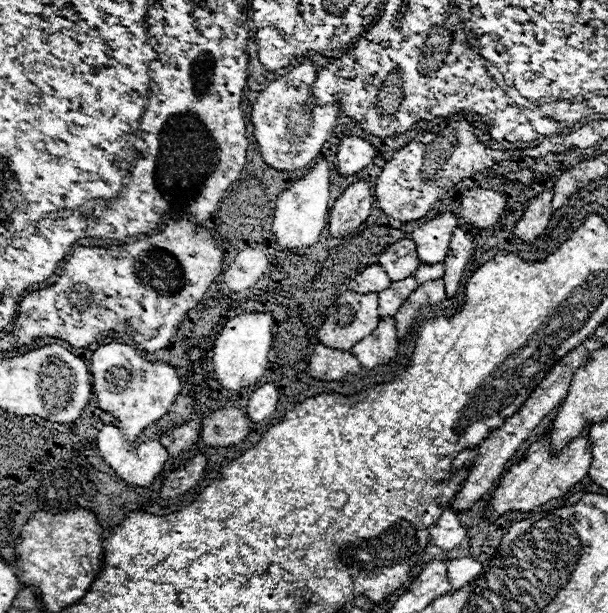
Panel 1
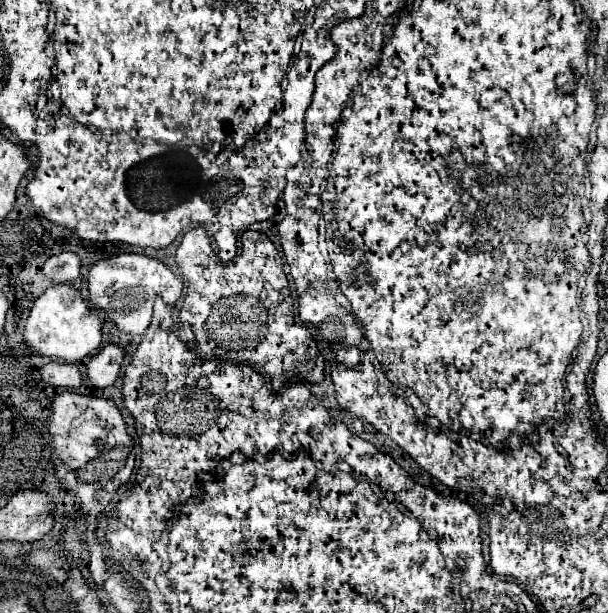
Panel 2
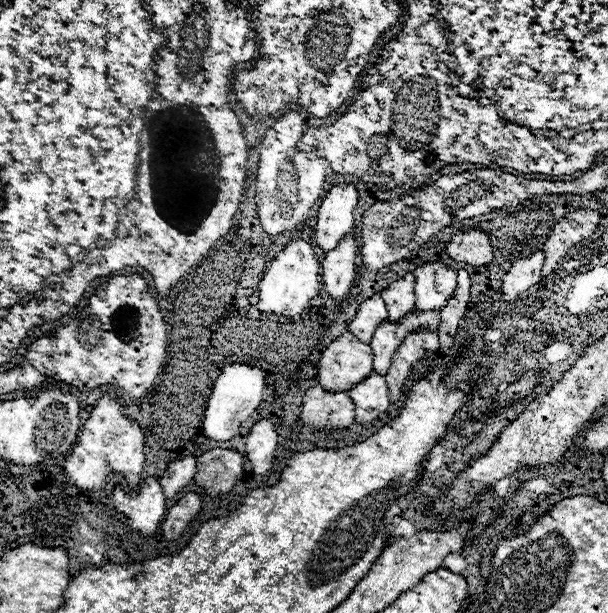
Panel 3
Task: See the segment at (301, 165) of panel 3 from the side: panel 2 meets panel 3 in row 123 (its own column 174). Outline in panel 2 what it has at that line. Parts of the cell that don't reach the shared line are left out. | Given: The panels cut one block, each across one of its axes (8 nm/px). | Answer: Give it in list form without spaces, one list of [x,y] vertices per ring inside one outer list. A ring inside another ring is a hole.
[[[128,252],[128,254],[116,254],[104,260],[98,260],[90,266],[88,272],[88,292],[92,306],[100,308],[110,322],[118,326],[118,330],[126,334],[144,334],[144,330],[150,324],[152,318],[152,304],[156,294],[162,296],[166,304],[176,304],[182,296],[182,280],[172,274],[160,260]]]

